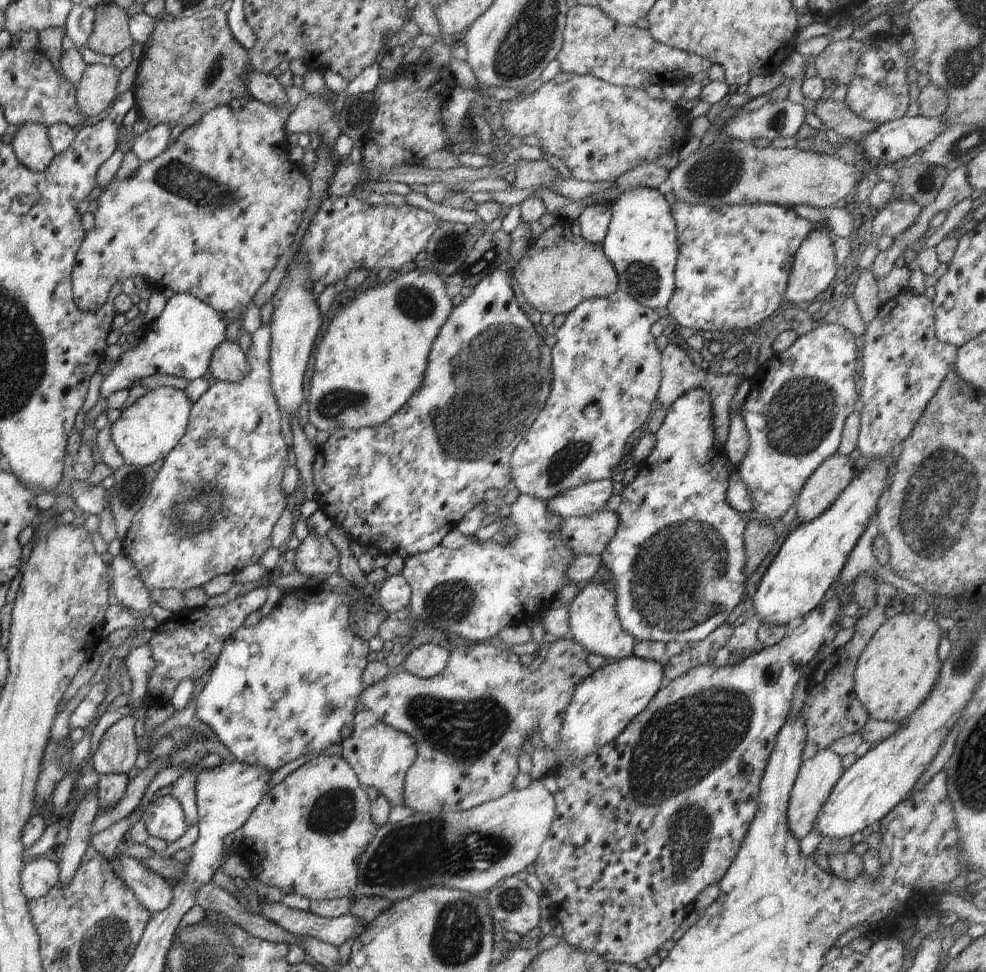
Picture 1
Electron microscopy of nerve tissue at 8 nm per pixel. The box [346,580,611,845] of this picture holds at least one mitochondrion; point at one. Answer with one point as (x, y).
(464, 731)

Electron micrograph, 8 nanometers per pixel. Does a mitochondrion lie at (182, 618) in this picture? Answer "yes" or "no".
no

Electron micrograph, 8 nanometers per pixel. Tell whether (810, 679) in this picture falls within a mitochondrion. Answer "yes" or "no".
no

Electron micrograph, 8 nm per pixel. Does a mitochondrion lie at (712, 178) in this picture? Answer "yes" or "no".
yes

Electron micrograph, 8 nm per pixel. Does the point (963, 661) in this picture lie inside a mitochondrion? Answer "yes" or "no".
yes

